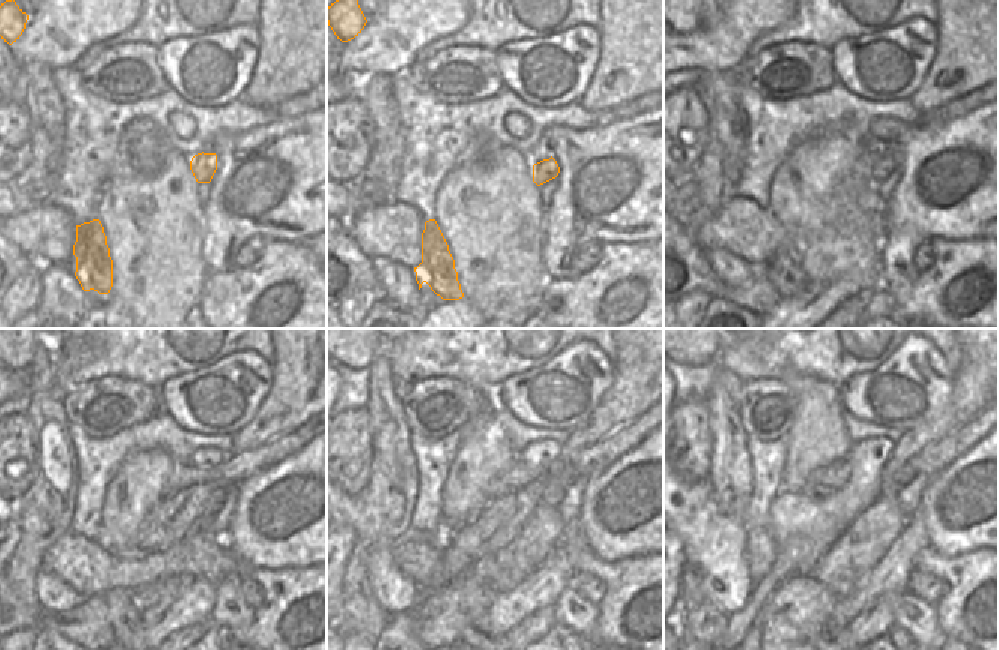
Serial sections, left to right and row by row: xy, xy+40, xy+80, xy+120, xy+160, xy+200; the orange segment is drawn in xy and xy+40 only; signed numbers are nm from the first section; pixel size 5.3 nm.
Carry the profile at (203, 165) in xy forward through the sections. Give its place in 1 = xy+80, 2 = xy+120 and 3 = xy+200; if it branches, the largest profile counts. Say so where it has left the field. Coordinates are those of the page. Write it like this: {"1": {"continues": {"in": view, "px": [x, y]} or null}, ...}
{"1": {"continues": {"in": "xy+80", "px": [885, 165]}}, "2": {"continues": {"in": "xy+120", "px": [218, 496]}}, "3": {"continues": {"in": "xy+200", "px": [890, 488]}}}

